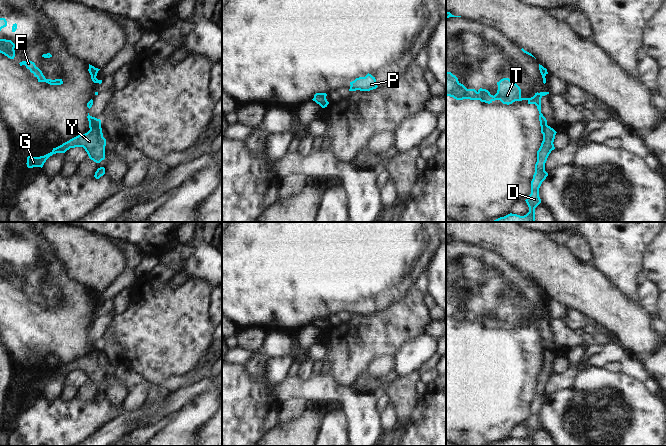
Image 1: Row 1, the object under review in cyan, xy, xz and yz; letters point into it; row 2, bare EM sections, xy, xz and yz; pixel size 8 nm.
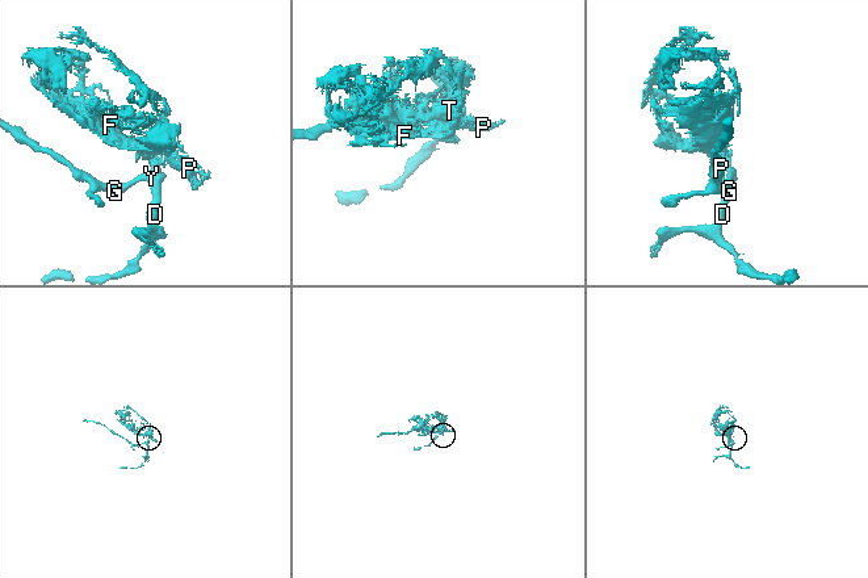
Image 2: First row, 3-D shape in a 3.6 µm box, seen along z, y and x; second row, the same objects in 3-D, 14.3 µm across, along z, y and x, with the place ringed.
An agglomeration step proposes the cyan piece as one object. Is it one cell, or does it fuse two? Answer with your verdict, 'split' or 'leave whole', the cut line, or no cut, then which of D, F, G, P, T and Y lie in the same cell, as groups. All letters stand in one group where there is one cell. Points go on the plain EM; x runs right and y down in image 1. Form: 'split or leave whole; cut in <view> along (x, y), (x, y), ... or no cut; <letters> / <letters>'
split; cut in xy along (90, 353), (98, 353), (101, 356); D G Y / F P T

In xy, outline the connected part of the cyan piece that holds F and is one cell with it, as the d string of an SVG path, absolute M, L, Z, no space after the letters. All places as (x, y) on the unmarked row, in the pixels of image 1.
M28 284L28 285L22 285L19 287L20 290L25 289L27 293L30 294L31 297L34 298L34 300L38 303L38 306L46 306L50 309L61 309L63 308L62 303L46 303L43 299L42 295L35 289L34 286Z

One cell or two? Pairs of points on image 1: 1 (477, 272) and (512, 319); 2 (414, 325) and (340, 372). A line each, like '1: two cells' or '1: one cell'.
1: one cell
2: one cell

